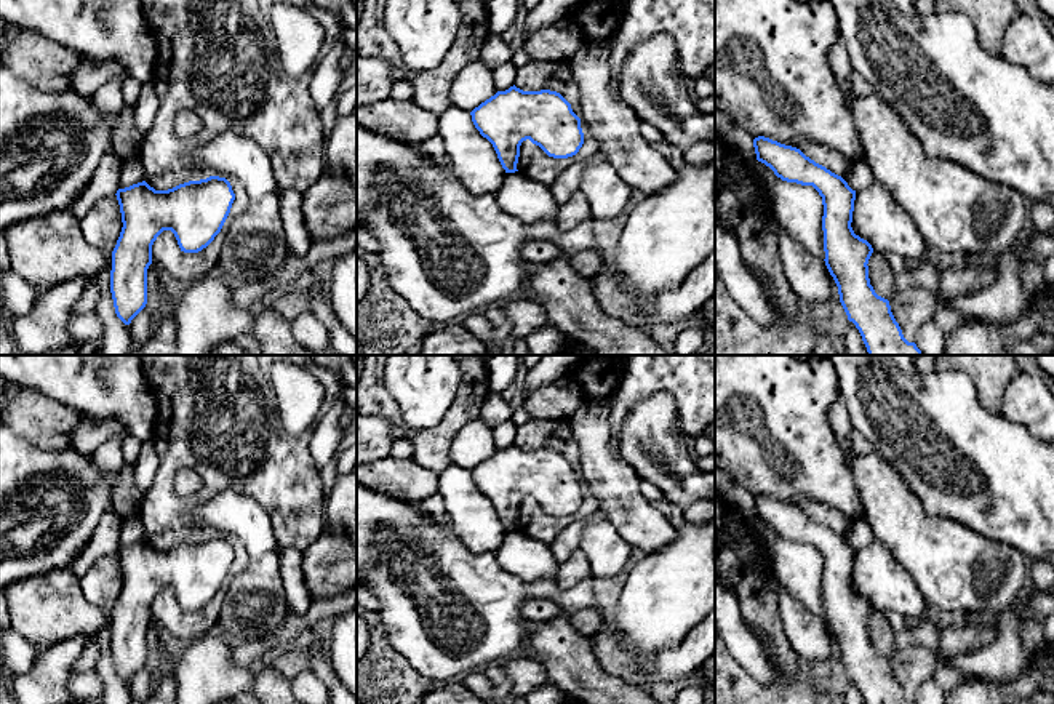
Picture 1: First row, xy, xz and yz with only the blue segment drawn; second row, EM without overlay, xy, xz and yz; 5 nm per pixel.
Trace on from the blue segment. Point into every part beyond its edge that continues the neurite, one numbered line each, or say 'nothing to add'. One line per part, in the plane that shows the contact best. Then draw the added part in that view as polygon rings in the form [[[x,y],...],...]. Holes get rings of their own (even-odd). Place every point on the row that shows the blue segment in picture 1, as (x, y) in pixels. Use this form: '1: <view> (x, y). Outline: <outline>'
nothing to add

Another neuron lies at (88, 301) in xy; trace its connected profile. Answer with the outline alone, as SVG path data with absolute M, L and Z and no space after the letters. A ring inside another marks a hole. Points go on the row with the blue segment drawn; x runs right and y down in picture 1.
M93 280L85 286L80 301L74 306L74 315L94 312L99 298L101 298L99 285Z

